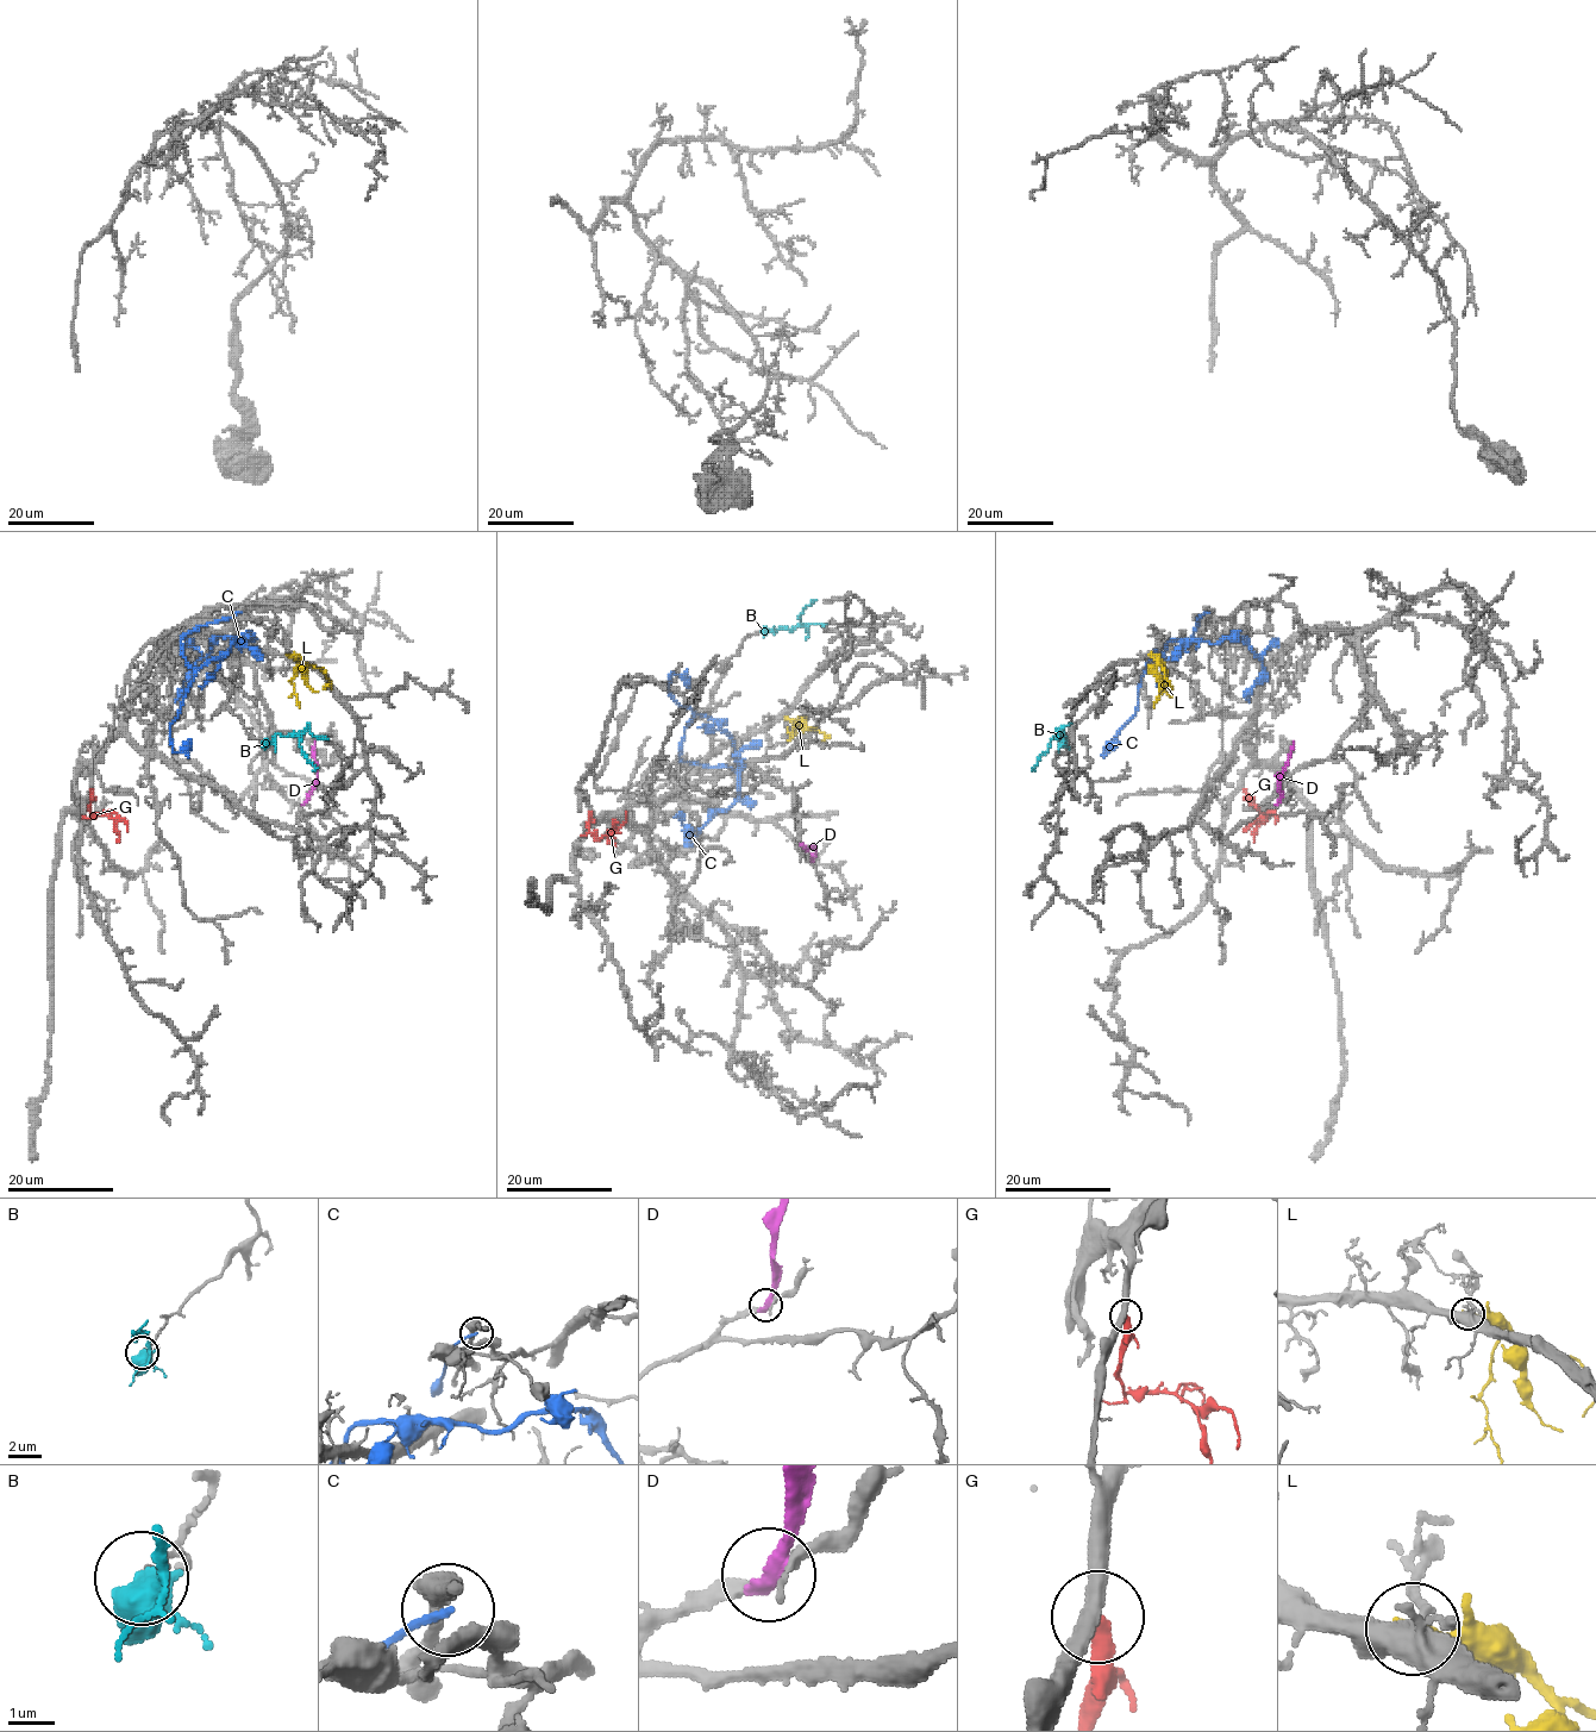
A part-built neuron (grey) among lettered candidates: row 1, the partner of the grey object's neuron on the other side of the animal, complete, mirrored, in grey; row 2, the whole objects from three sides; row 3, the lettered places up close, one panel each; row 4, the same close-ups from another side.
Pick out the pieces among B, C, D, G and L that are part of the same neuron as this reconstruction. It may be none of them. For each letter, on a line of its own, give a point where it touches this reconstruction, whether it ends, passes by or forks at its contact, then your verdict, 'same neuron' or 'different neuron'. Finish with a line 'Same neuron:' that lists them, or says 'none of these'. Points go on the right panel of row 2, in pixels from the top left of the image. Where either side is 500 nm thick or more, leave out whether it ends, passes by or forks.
B: (1062, 741) | different neuron
C: (1207, 612) | it ends | different neuron
D: (1277, 804) | it ends | different neuron
G: (1244, 789) | it ends | same neuron
L: (1149, 655) | it ends | different neuron
Same neuron: G

